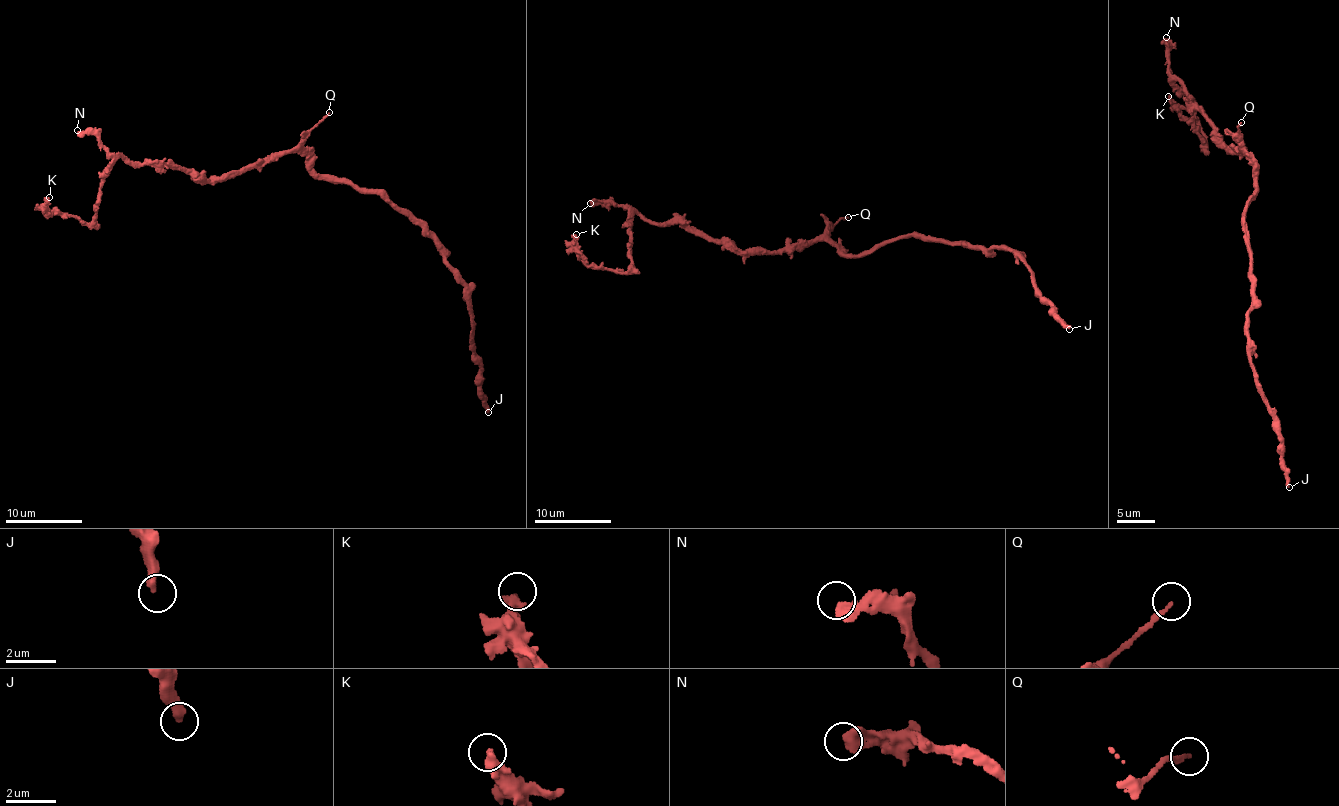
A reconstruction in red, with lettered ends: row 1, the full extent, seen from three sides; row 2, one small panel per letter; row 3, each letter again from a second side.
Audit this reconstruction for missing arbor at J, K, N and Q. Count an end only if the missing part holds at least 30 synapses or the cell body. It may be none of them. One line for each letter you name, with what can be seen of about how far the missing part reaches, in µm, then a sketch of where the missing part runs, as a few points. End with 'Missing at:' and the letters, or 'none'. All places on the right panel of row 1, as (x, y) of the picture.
Q: about 15 µm are missing; missing branch runs (1241, 122), (1242, 89), (1237, 81), (1229, 84), (1231, 88)
Missing at: Q

